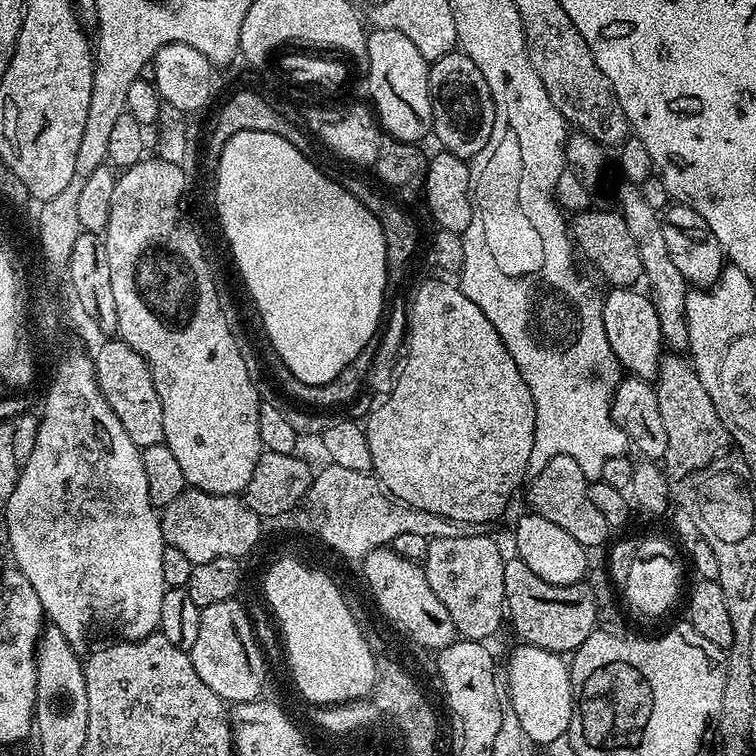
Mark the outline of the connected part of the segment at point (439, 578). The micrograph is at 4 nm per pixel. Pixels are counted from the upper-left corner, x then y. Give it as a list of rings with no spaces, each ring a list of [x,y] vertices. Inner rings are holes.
[[[487,534],[479,536],[459,536],[458,538],[434,538],[428,542],[428,552],[425,554],[422,567],[426,574],[426,582],[430,582],[430,590],[434,590],[434,594],[438,598],[438,602],[442,602],[442,606],[446,606],[446,610],[450,610],[450,618],[454,622],[457,633],[466,640],[487,641],[487,636],[492,636],[500,628],[500,623],[506,620],[506,605],[504,602],[504,587],[502,586],[502,570],[504,569],[505,553],[500,553],[500,548],[491,540]]]

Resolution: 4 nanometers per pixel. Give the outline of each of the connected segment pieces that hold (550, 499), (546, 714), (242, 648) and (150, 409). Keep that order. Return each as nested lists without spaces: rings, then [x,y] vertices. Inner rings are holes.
[[[565,456],[550,458],[550,462],[542,466],[539,474],[527,481],[527,507],[542,518],[554,522],[554,526],[566,530],[566,534],[572,535],[584,548],[595,550],[602,547],[603,549],[609,543],[610,529],[606,518],[602,518],[601,512],[598,511],[598,506],[590,502],[589,483],[586,474],[582,474],[582,469],[578,467],[578,462],[574,462],[574,458]]]
[[[523,642],[517,643],[517,648],[513,650],[508,656],[508,688],[506,684],[506,696],[510,701],[510,704],[514,708],[516,714],[518,714],[518,719],[522,722],[522,727],[526,730],[526,734],[532,739],[533,745],[536,746],[547,746],[553,744],[556,740],[565,739],[566,733],[571,729],[572,721],[574,719],[574,705],[572,702],[572,674],[570,671],[570,664],[567,659],[559,652],[551,652],[550,650],[542,650],[538,646],[533,644],[526,644]]]
[[[233,598],[202,608],[198,622],[198,638],[190,649],[194,670],[198,670],[198,678],[202,678],[202,682],[206,682],[206,686],[210,686],[210,690],[214,690],[214,694],[218,694],[221,700],[233,705],[248,704],[265,695],[266,656],[253,632],[249,609],[244,609],[238,601],[239,599]]]
[[[123,342],[116,344],[104,344],[100,348],[100,353],[95,353],[94,363],[96,365],[96,381],[114,414],[118,414],[118,422],[122,422],[122,427],[126,434],[130,434],[130,442],[134,442],[137,448],[143,450],[146,446],[164,443],[164,431],[162,430],[162,402],[158,402],[158,390],[154,390],[154,378],[152,377],[152,367],[148,365],[148,360],[138,354],[134,349]]]

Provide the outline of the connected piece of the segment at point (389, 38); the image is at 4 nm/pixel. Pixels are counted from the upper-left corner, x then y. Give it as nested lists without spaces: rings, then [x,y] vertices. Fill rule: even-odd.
[[[372,28],[368,33],[368,92],[372,95],[371,107],[381,129],[391,139],[405,142],[420,142],[424,135],[432,132],[432,95],[428,85],[429,61],[418,54],[414,42],[406,38],[406,34],[398,34],[398,30]]]

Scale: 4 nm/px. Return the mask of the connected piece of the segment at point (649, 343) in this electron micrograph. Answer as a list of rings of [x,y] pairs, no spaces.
[[[635,287],[612,288],[609,296],[603,297],[602,326],[606,326],[606,342],[610,342],[610,350],[614,350],[614,358],[618,358],[621,369],[652,382],[660,368],[664,339],[652,301],[643,291],[636,291]]]

